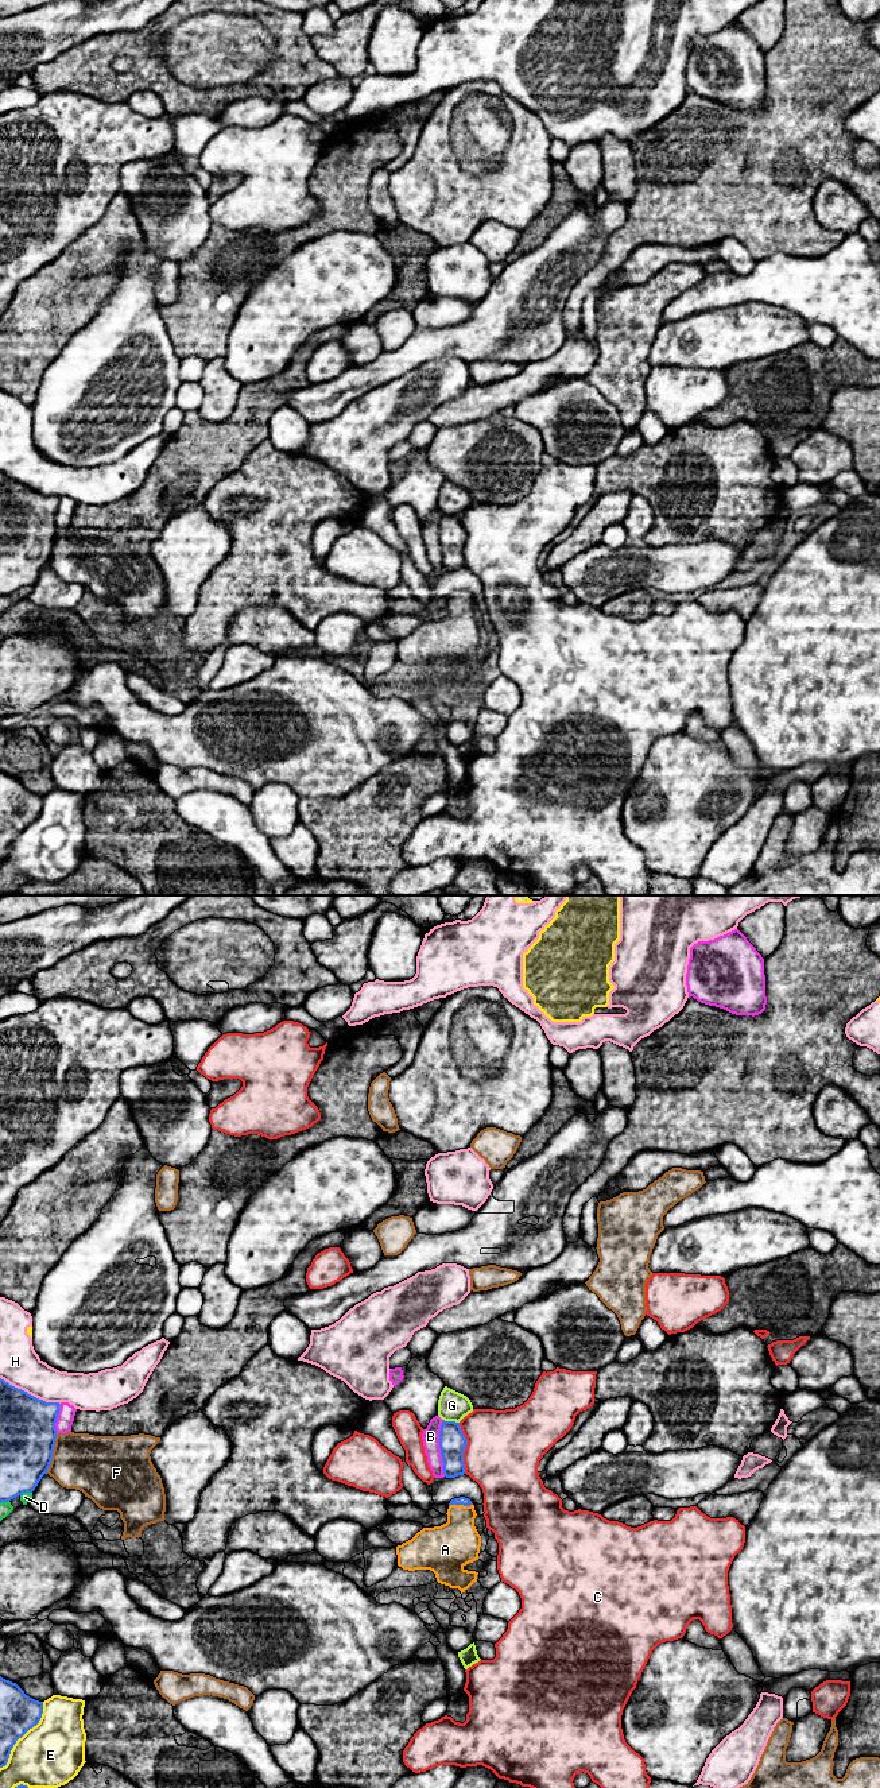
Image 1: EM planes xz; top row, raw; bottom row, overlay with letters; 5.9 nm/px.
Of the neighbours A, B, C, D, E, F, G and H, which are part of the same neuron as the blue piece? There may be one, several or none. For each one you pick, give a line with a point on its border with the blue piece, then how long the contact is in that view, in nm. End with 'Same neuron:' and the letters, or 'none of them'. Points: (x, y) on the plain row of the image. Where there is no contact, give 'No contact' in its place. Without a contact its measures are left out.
A: Touches blue at xz (460, 598). Shared border 140 nm
Same neuron: A

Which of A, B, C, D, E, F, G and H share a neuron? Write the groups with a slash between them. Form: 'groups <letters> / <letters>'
groups A / B / C / D / E H / F / G

